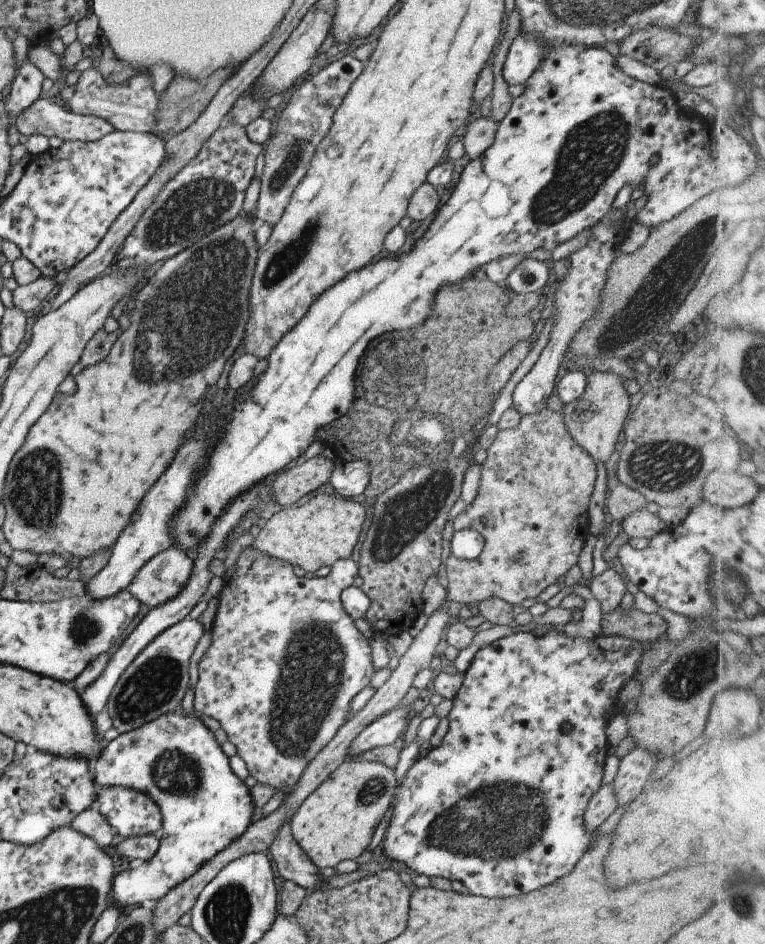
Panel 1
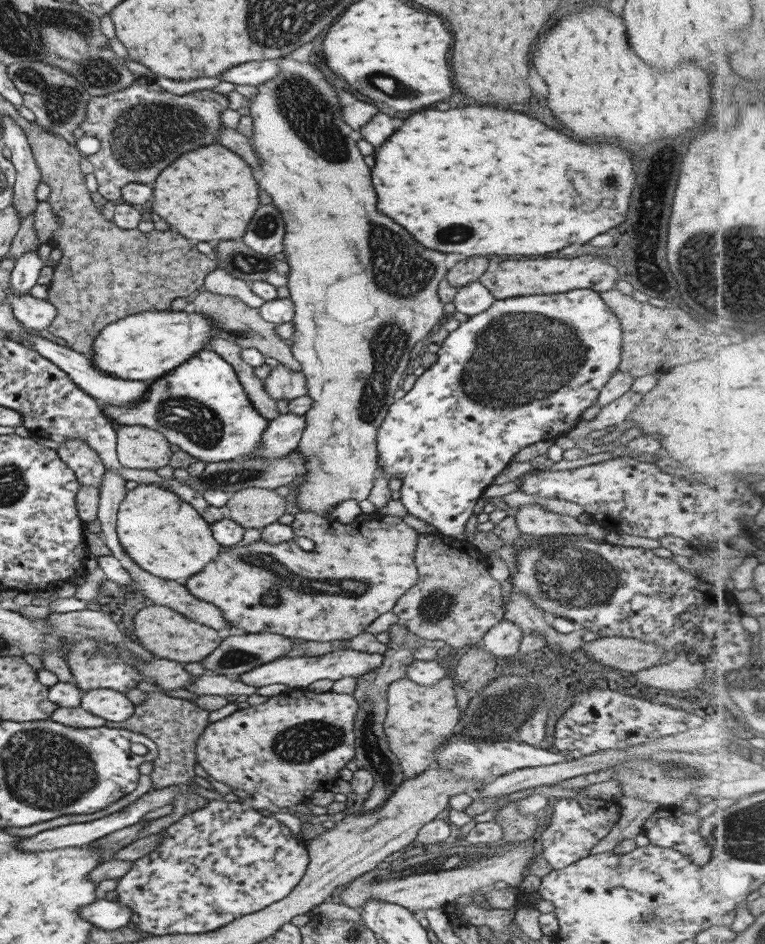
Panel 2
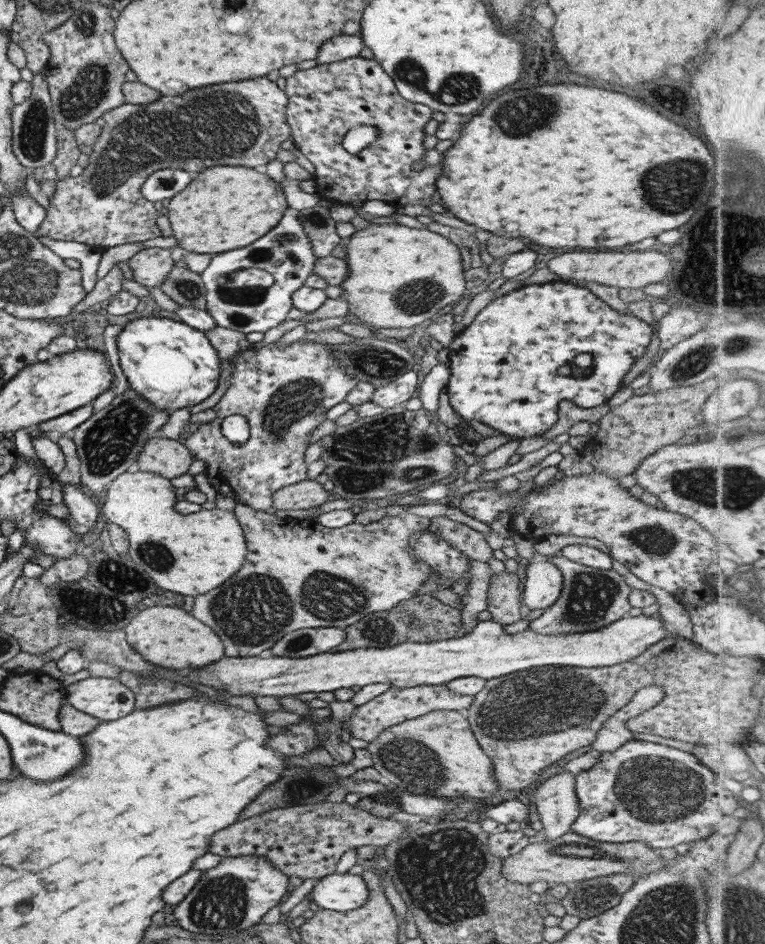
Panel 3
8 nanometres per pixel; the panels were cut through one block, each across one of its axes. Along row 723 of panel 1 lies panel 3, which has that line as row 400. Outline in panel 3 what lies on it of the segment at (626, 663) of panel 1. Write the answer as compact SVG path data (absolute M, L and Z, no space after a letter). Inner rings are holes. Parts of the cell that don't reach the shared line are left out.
M562 280L553 281L547 284L534 284L530 286L524 285L519 290L514 290L506 296L495 298L491 304L484 307L474 318L474 321L463 331L456 334L455 339L448 346L450 353L449 367L451 370L450 380L448 381L448 397L450 397L450 405L463 418L463 420L471 421L478 420L502 434L509 435L510 438L532 438L532 436L540 436L548 430L557 421L557 411L563 402L573 403L578 408L596 408L610 401L611 397L622 388L622 379L634 363L644 356L644 352L648 350L650 342L652 342L652 326L636 318L632 313L621 314L614 308L611 308L595 296L587 288L575 284L570 284ZM578 354L590 354L592 363L589 367L578 367L574 364Z

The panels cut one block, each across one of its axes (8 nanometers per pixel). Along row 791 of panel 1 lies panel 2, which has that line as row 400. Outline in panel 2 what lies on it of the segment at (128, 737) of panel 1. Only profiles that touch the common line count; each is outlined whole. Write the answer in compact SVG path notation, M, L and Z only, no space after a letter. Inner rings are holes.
M204 347L198 351L198 353L192 355L192 358L188 358L188 360L184 361L180 366L172 369L170 372L166 373L164 376L155 379L149 386L149 389L144 392L144 395L133 404L128 405L118 405L111 406L110 404L106 404L102 409L102 412L105 414L106 418L110 420L116 427L118 426L146 426L152 430L156 430L156 432L160 432L166 437L166 440L170 444L176 444L176 446L180 447L181 451L186 452L186 454L190 454L190 456L194 456L199 461L204 461L205 463L211 462L222 462L229 461L234 459L240 459L248 456L248 454L252 454L252 452L256 452L258 448L260 448L260 442L262 442L262 434L264 434L264 430L268 428L268 419L264 417L258 416L257 410L251 404L249 397L246 395L242 384L238 380L238 375L232 367L231 364L228 364L219 354L216 354L216 351L208 347Z

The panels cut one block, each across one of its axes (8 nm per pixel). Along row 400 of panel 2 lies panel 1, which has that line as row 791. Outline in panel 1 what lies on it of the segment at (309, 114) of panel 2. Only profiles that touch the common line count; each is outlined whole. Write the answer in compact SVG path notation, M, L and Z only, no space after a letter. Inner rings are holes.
M344 761L294 812L290 822L294 840L316 867L332 868L344 860L358 858L367 850L396 788L396 772L386 764Z

